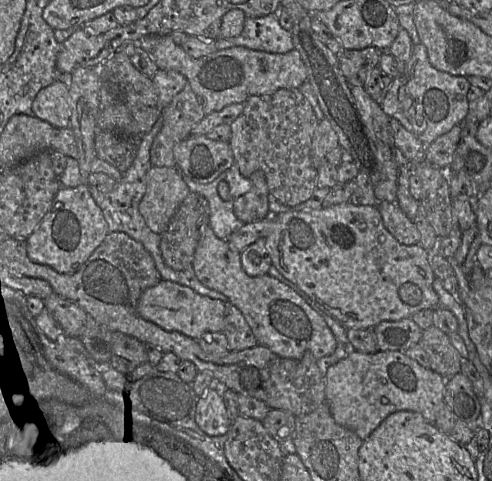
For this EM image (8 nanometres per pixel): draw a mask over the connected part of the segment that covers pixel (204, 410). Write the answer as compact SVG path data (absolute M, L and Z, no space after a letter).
M209 388L199 397L195 420L201 430L208 435L227 434L233 419L229 416L222 391Z

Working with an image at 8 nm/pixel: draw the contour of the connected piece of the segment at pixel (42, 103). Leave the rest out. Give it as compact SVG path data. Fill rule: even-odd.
M59 78L42 88L32 103L32 111L34 116L55 128L70 127L71 107L67 81Z

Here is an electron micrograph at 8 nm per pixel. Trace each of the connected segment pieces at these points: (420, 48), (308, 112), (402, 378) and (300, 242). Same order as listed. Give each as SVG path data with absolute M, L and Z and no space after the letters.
M418 42L413 45L411 55L401 75L392 78L380 107L390 118L398 120L424 145L448 132L455 125L461 125L468 110L468 77L454 76L433 67L428 59L425 46Z
M281 88L254 95L244 102L242 113L230 124L228 143L234 164L247 178L261 170L269 193L280 203L294 206L308 200L316 189L317 169L311 156L311 143L318 125L315 112L298 88Z
M352 350L345 358L328 368L325 383L326 403L329 405L335 422L354 432L363 441L387 416L397 411L417 412L429 424L434 424L439 409L445 404L446 380L438 373L422 367L415 360L398 351L377 351L374 354L364 354Z
M343 203L309 211L285 211L274 217L274 230L265 238L272 265L288 280L295 283L305 294L304 298L317 311L331 316L346 329L372 329L383 321L399 321L424 309L440 307L439 297L433 288L434 272L429 263L429 252L419 244L404 245L398 242L385 228L378 207L375 205L355 205Z

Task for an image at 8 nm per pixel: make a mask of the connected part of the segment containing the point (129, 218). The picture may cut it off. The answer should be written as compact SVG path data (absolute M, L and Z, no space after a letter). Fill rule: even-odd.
M162 114L151 128L150 131L145 133L138 140L138 150L134 161L131 166L125 171L121 172L123 175L121 179L117 182L116 187L110 193L102 193L94 187L89 187L91 195L95 200L96 204L101 209L105 220L107 221L110 232L123 232L134 240L140 242L148 253L152 256L155 266L163 280L175 281L185 286L192 288L194 291L203 296L208 296L220 301L229 302L228 298L222 293L210 289L204 286L195 276L195 273L192 268L188 268L184 271L176 271L165 264L161 251L160 251L160 242L161 235L154 233L146 224L143 216L141 215L138 206L142 200L145 191L146 191L146 175L149 169L153 166L151 163L151 147L153 140L157 133L160 131L163 126Z

